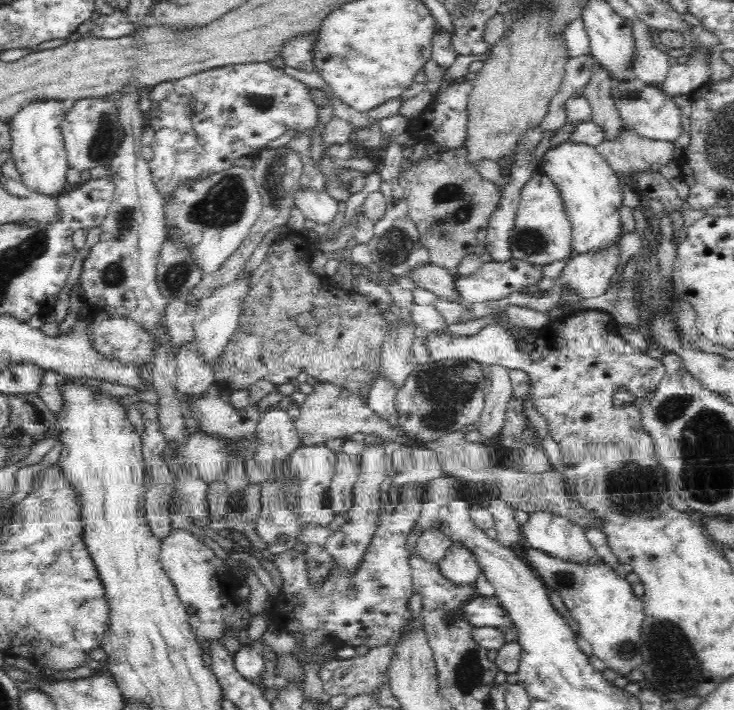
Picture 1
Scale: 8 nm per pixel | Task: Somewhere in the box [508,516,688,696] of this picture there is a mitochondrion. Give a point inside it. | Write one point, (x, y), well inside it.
(627, 649)

